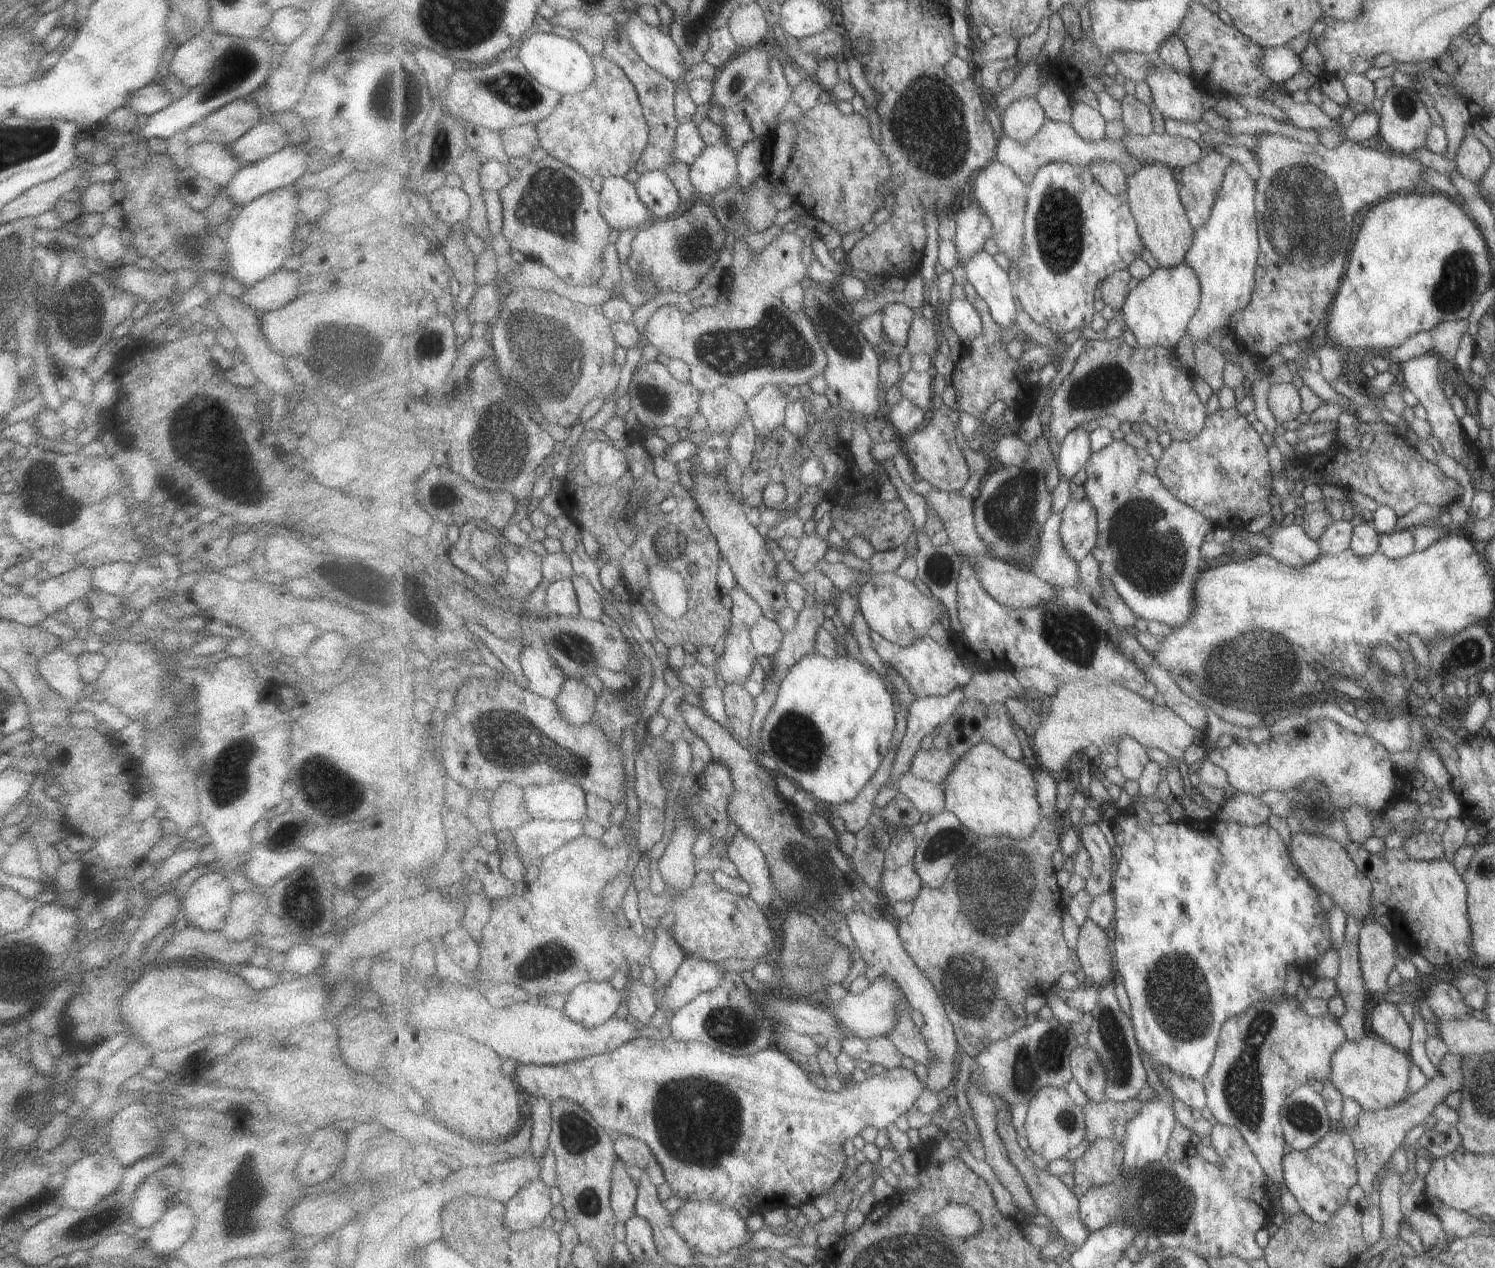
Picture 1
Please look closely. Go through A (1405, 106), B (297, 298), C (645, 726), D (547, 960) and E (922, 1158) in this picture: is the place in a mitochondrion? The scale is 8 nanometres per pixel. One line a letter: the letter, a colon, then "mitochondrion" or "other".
A: mitochondrion
B: other
C: other
D: mitochondrion
E: other

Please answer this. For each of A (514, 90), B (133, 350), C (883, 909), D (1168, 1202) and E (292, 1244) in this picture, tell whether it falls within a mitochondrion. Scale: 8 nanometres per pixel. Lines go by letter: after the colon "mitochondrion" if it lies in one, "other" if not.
A: mitochondrion
B: other
C: other
D: mitochondrion
E: other

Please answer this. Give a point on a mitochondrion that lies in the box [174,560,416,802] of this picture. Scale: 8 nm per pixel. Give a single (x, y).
(232, 762)

